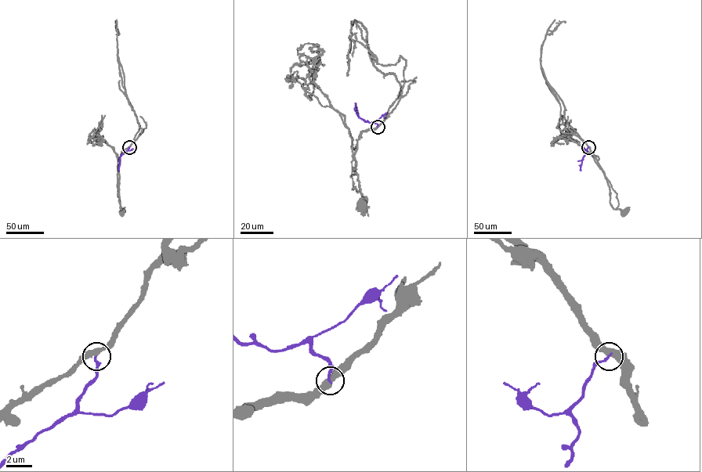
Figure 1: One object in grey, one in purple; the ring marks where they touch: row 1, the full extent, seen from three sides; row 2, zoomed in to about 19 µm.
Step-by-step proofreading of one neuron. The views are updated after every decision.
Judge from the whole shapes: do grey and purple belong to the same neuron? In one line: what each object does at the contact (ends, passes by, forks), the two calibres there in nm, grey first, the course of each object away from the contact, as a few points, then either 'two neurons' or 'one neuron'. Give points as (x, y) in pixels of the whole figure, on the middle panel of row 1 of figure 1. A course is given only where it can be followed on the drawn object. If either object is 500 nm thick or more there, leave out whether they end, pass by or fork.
grey passes by; purple ends; calibres 460 and 180 nm; course grey (378, 127), (360, 134), (353, 154), (355, 173), (364, 199), (361, 204); course purple (378, 127), (374, 121), (361, 119), (354, 109); two neurons

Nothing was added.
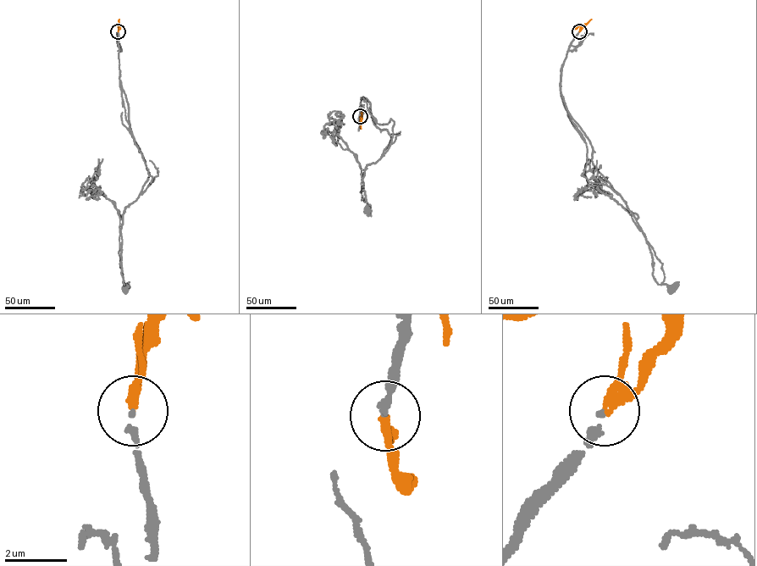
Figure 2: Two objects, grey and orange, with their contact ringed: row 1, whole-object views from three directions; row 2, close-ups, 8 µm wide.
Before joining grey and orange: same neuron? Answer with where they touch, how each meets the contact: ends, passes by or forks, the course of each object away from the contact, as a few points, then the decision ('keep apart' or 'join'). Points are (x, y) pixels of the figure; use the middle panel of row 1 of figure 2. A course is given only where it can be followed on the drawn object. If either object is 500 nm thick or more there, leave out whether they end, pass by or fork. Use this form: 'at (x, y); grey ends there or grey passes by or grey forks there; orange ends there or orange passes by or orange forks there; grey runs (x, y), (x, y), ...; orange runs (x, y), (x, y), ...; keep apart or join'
at (360, 116); grey ends there; orange passes by; grey runs (360, 116), (363, 97), (369, 102), (373, 123), (390, 137), (380, 158), (364, 169), (367, 209); orange runs (360, 116), (361, 129); join

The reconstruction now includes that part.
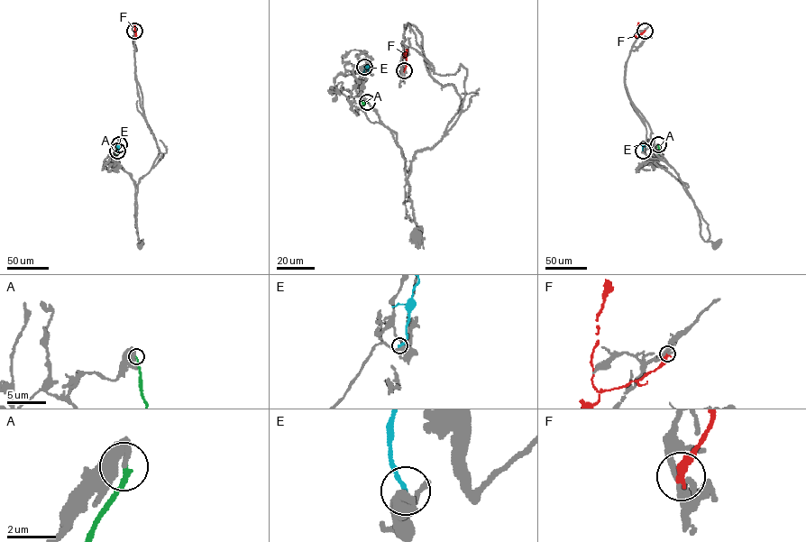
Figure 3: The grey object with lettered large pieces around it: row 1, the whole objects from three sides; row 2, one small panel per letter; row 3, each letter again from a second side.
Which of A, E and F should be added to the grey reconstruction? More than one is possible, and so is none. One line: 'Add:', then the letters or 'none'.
Add: none

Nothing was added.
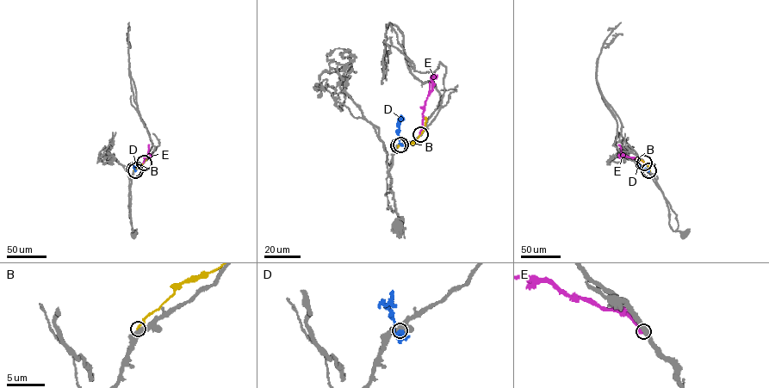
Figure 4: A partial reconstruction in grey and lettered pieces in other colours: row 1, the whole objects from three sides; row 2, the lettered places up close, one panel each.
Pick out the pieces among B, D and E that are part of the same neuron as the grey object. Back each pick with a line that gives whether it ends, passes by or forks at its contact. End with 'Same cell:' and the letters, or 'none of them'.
Same cell: none of them

